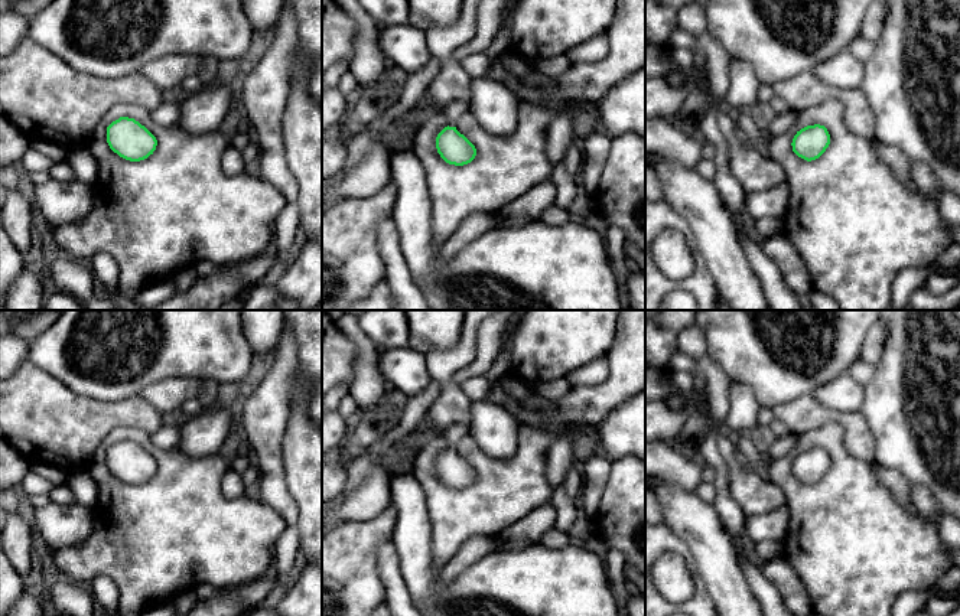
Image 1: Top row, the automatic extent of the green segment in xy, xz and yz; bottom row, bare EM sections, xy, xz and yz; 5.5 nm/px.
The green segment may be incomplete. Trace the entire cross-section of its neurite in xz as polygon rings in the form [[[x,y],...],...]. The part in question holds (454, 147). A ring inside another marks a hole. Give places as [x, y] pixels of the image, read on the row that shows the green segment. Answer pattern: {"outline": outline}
{"outline": [[[491,76],[476,78],[471,84],[471,102],[453,101],[445,110],[449,124],[437,134],[436,149],[440,157],[455,166],[471,163],[475,146],[456,130],[458,118],[471,113],[481,127],[494,136],[507,136],[517,130],[521,100],[502,82]]]}

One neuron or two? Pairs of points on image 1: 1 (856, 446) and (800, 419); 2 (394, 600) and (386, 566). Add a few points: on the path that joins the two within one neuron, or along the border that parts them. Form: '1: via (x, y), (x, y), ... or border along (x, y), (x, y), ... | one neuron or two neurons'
1: via (851, 429), (838, 416), (817, 416) | one neuron
2: via (394, 592), (390, 574) | one neuron

